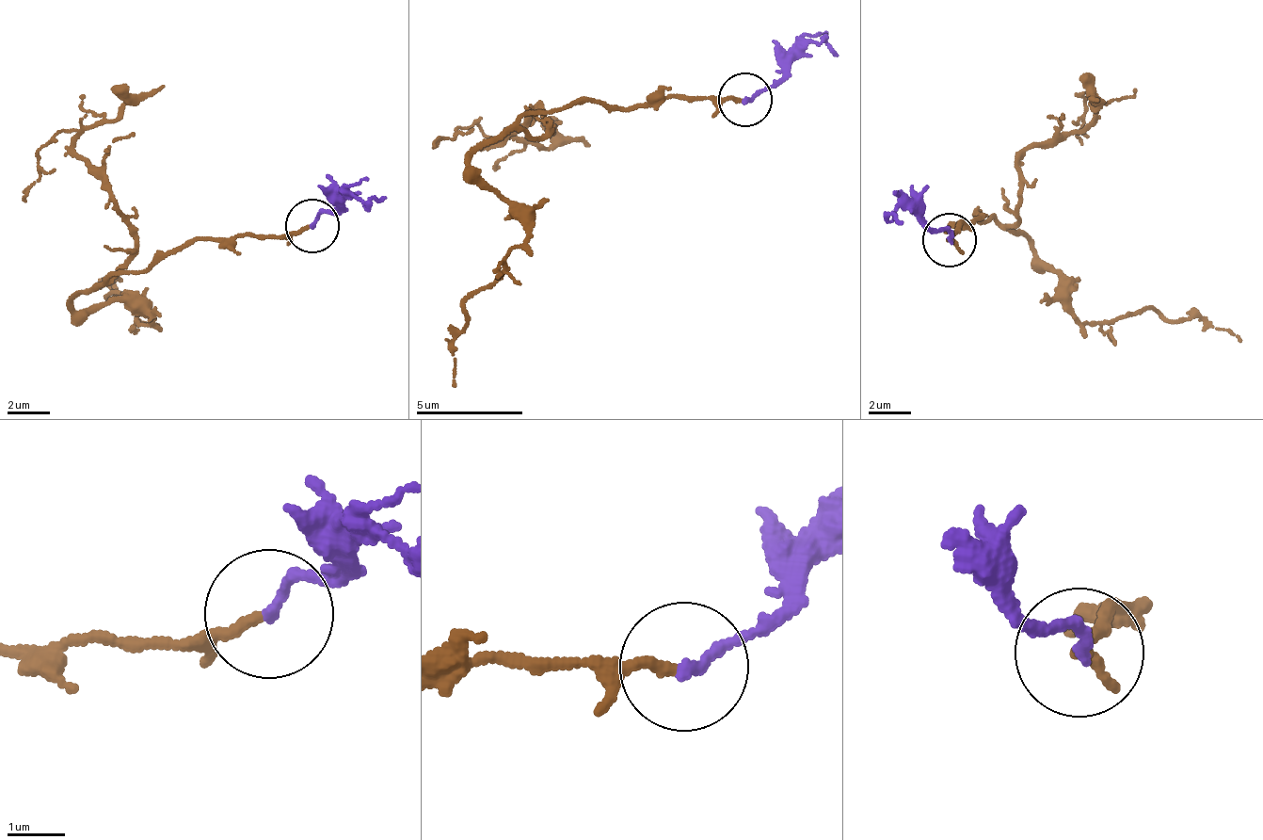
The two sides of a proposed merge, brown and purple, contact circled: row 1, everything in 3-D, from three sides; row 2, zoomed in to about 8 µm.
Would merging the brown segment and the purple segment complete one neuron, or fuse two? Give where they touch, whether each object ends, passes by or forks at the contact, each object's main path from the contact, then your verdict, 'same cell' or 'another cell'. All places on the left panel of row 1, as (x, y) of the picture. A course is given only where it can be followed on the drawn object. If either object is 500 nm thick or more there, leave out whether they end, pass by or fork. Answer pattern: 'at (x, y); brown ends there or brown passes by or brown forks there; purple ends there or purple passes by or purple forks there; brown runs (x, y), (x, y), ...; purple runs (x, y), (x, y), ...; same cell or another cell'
at (311, 225); brown ends there; purple ends there; brown runs (311, 226), (186, 239), (71, 307), (115, 301), (148, 323), (119, 292), (111, 296), (110, 280), (123, 282); purple runs (311, 226), (321, 213), (359, 199), (388, 197); same cell

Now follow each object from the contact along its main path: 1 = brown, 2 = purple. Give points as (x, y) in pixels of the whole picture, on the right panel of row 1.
1: (951, 240), (962, 220), (976, 223), (983, 211), (1055, 273), (1080, 322), (1147, 308), (1204, 318), (1239, 344)
2: (951, 240), (948, 231), (896, 210), (901, 223)

